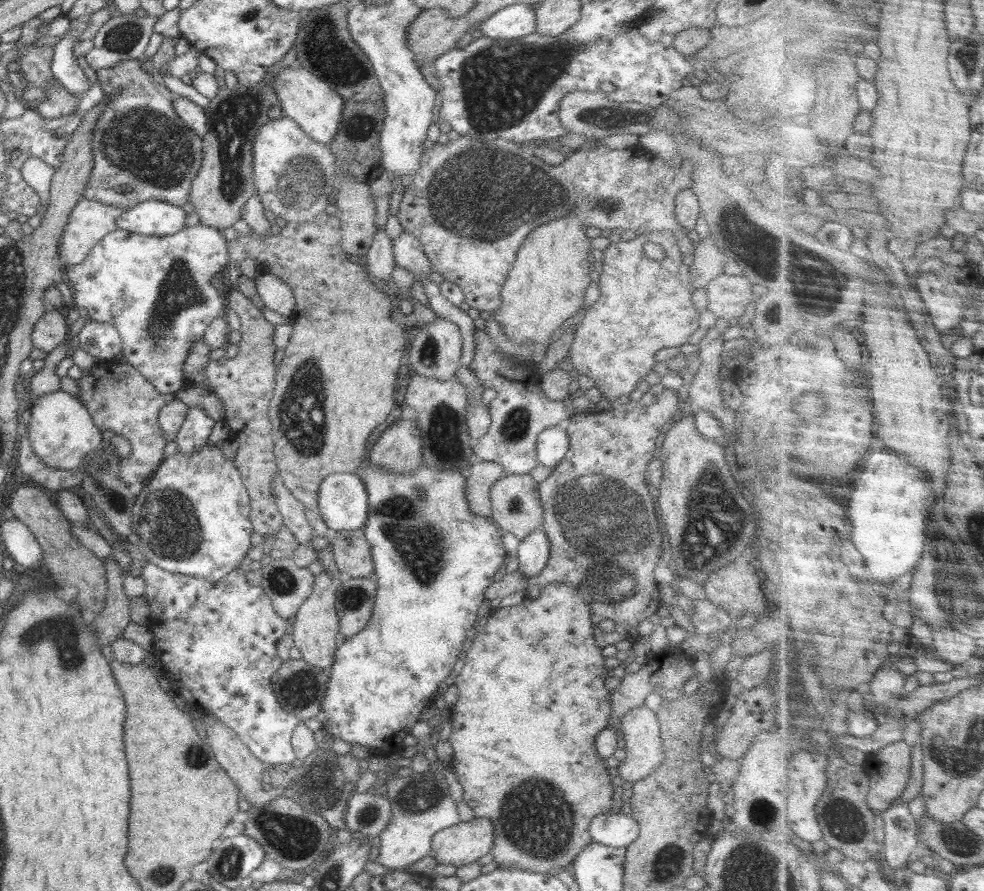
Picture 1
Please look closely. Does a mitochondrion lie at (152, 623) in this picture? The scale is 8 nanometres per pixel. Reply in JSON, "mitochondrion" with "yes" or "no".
{"mitochondrion":"no"}

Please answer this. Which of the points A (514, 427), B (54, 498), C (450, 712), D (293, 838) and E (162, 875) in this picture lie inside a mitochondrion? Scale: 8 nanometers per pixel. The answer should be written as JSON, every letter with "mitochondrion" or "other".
{"A":"mitochondrion","B":"other","C":"other","D":"mitochondrion","E":"mitochondrion"}

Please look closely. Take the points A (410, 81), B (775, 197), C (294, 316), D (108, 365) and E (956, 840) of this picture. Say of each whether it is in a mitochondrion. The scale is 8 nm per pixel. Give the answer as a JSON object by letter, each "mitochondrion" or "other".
{"A":"other","B":"other","C":"other","D":"other","E":"mitochondrion"}

